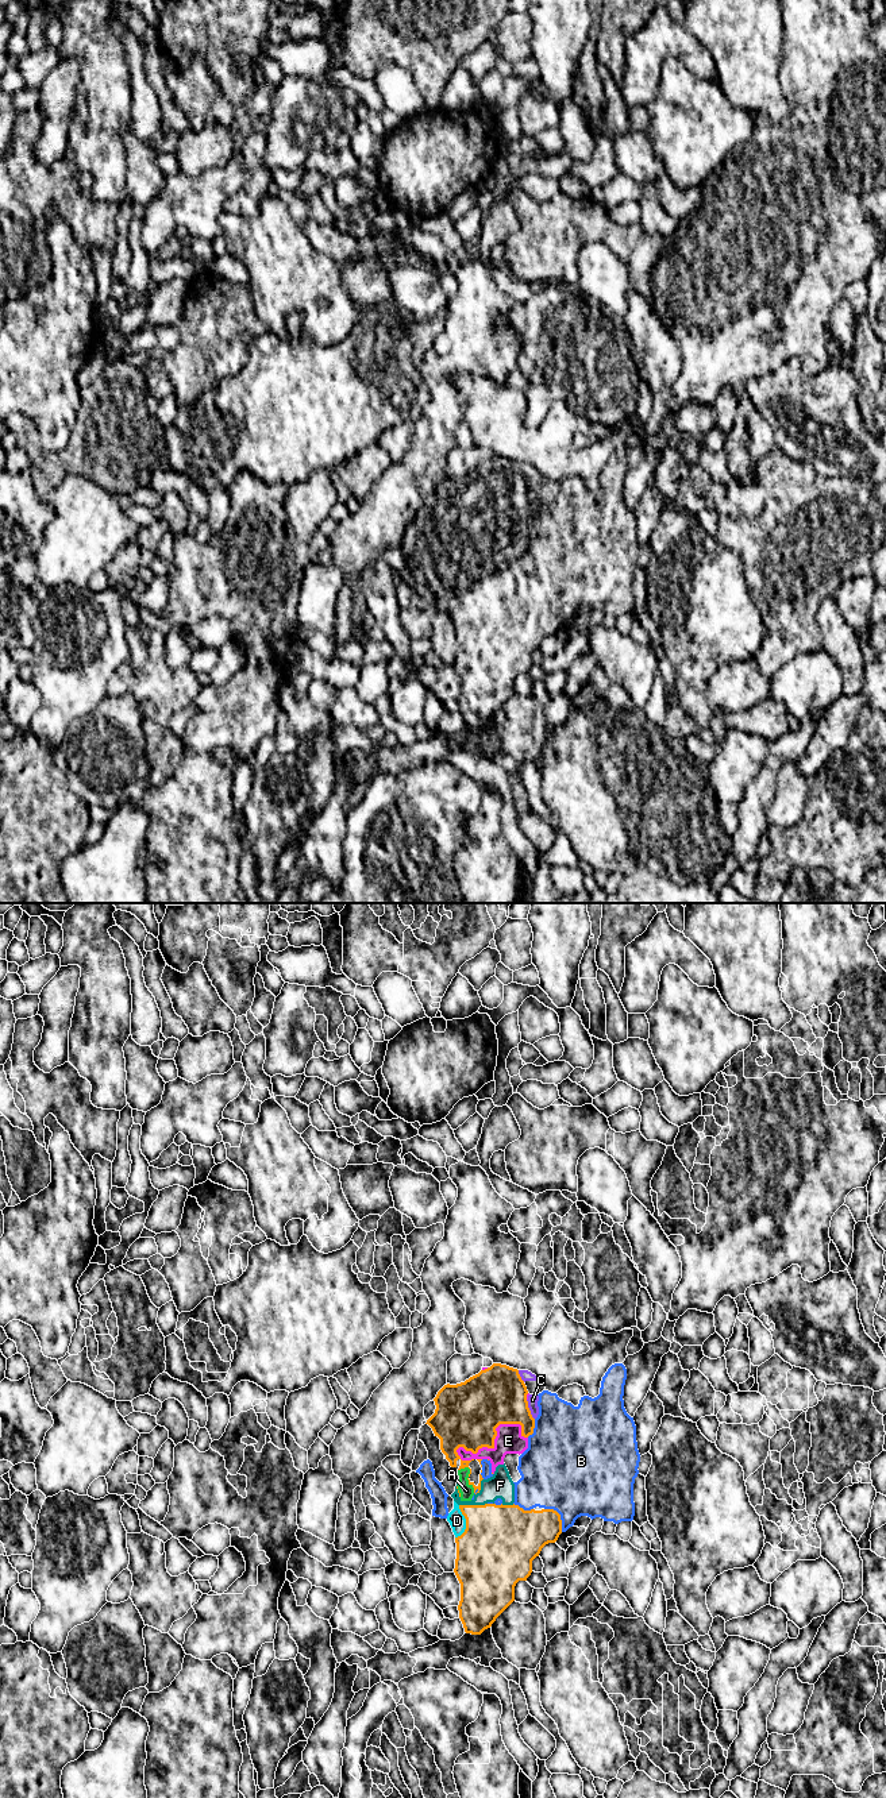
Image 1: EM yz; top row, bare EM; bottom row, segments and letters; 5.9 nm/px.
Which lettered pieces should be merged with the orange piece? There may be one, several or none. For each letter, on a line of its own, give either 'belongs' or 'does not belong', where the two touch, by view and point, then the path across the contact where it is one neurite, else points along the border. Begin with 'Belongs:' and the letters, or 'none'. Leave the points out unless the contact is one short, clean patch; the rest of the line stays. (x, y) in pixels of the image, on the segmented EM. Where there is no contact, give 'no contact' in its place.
Belongs: A, B, C, D, E, F
A: belongs; contact yz (469, 1476)
B: belongs; contact yz (559, 1516)
C: belongs; contact yz (528, 1409)
D: belongs; contact yz (466, 1523)
E: belongs; contact yz (494, 1438)
F: belongs; contact yz (473, 1505)

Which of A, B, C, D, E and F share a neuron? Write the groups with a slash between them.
A B C D E F

